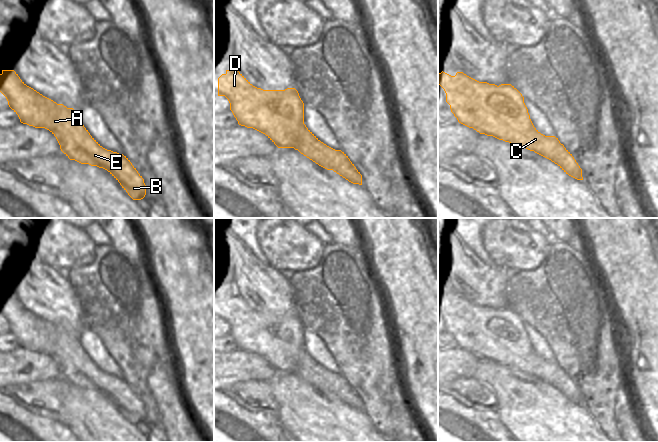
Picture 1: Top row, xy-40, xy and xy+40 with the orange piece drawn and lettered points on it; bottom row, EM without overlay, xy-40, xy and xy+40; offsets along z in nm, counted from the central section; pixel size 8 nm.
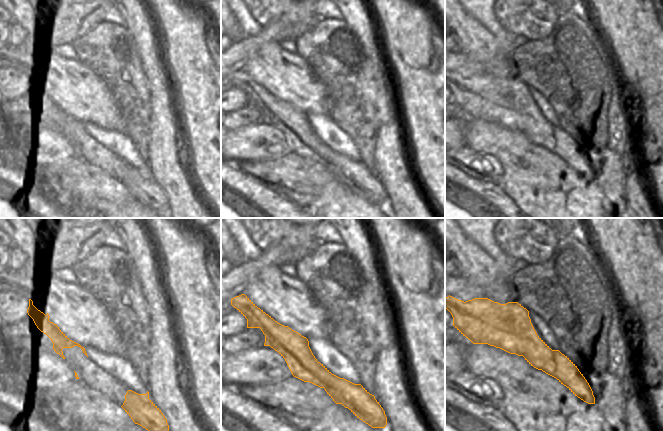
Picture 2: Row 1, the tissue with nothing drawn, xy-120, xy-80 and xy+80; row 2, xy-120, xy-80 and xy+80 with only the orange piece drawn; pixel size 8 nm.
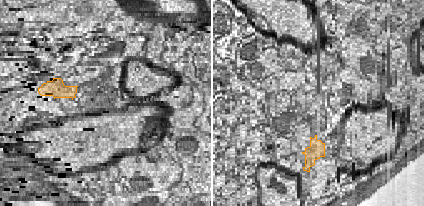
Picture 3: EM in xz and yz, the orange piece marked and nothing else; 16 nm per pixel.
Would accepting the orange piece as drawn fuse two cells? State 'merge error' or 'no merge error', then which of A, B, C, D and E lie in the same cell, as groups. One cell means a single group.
merge error | A B D E / C

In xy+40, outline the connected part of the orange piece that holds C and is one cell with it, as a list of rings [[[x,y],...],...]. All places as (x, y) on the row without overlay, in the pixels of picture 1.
[[[519,315],[517,322],[519,325],[512,327],[512,336],[518,338],[522,343],[522,353],[514,357],[519,369],[551,384],[569,400],[583,404],[582,393],[572,378],[560,367],[558,362],[545,360],[534,351],[524,327],[524,321]]]

